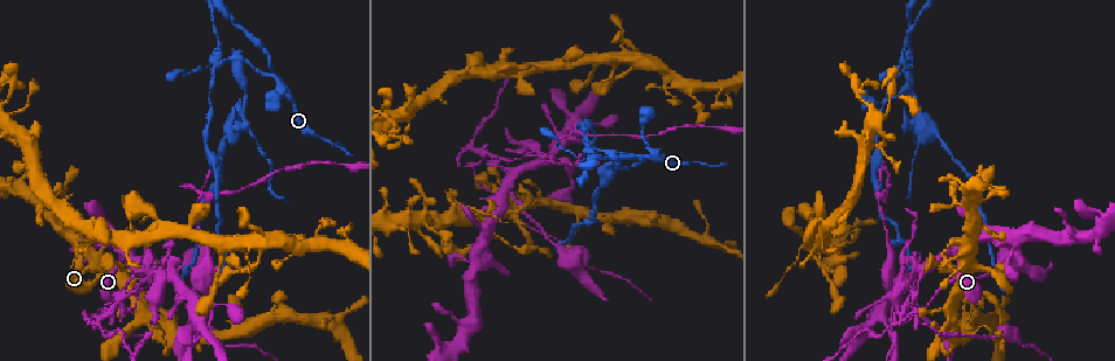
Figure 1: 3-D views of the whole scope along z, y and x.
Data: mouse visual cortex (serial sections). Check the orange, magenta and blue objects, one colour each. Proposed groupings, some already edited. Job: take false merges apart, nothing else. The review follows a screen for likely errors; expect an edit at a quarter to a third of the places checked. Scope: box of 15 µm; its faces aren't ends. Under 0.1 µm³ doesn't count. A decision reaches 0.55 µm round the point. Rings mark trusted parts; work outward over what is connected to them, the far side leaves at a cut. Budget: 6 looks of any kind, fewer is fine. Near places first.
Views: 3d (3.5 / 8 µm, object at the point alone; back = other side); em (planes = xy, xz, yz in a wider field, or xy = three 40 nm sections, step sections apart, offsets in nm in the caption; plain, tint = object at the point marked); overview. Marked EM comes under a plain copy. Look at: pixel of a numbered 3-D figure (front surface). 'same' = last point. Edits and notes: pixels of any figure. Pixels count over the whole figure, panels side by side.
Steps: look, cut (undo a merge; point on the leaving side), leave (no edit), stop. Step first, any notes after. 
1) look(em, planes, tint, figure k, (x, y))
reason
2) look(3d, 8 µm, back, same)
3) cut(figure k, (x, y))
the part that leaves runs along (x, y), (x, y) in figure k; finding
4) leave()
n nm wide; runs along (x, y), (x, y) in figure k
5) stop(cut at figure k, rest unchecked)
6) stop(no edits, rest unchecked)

look(3d, 8 µm, figure 1, (288, 95))
a narrow waist

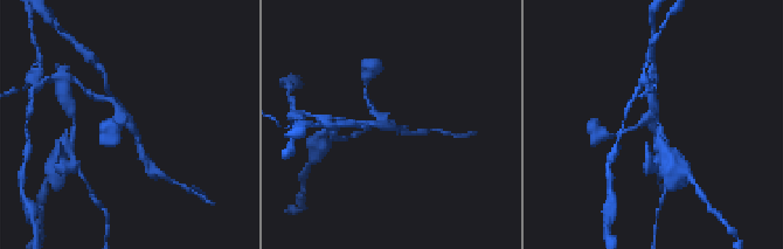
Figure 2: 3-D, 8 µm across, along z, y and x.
look(3d, 3.5 µm, figure 2, (134, 126))
zoom in

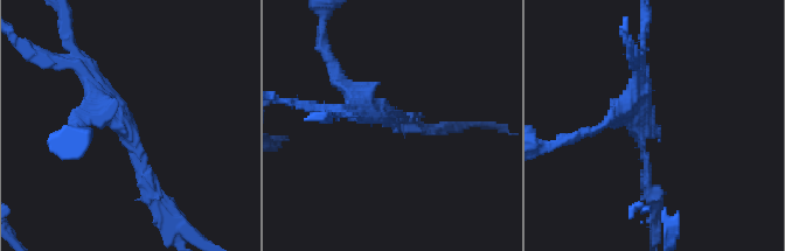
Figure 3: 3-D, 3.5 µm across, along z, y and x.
look(em, xy, step 3, tint, figure 3, (640, 127))
need the tissue

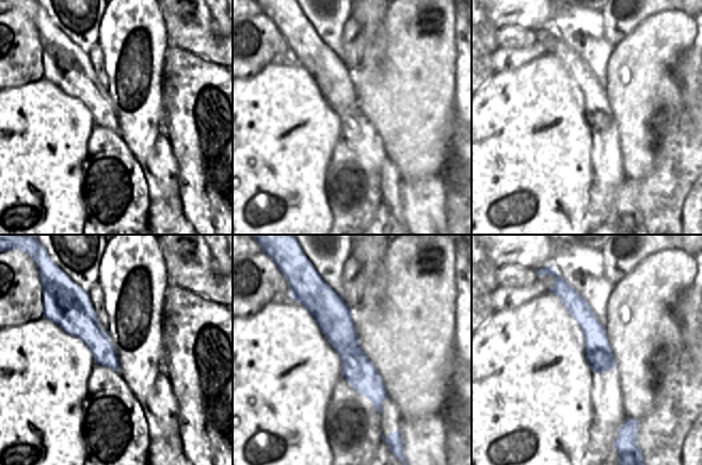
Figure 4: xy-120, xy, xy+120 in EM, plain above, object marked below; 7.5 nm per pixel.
leave()
runs along (328, 288), (328, 308), (379, 407) in figure 4; one cell here

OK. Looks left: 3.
look(3d, 3.5 µm, figure 1, (708, 243))
three-way junction

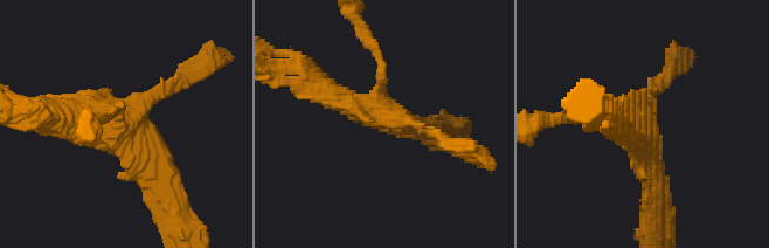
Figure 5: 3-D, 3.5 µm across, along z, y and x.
look(em, xy, step 5, tint, figure 5, (378, 114))
now the EM

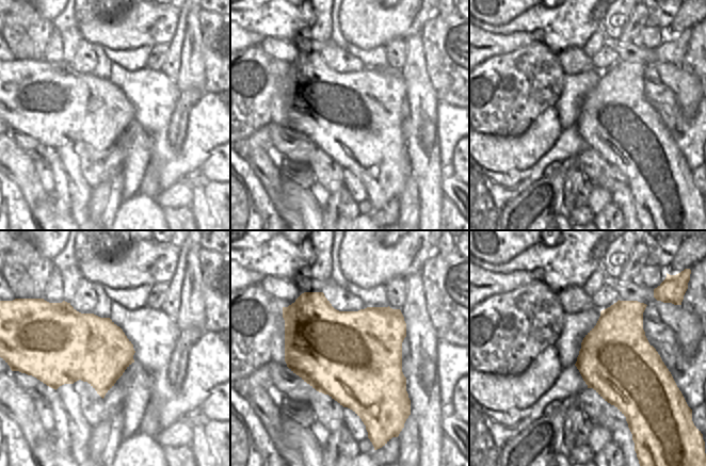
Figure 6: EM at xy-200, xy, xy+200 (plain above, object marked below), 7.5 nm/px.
look(em, xy, step 2, tint, same)
cut it another way

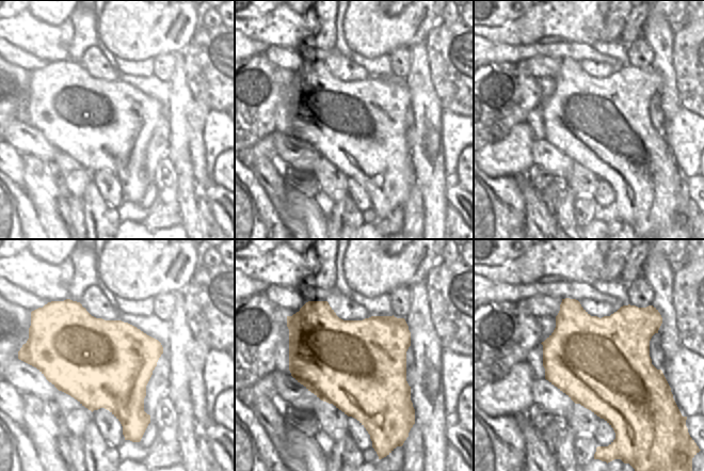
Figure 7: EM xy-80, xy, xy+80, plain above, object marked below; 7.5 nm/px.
leave()
runs along (49, 116), (111, 119), (168, 187) in figure 5; all the same cell

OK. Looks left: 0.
stop(no edits, rest unchecked)

